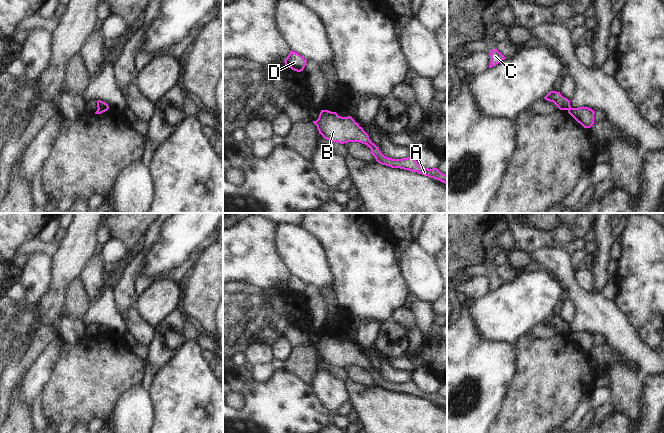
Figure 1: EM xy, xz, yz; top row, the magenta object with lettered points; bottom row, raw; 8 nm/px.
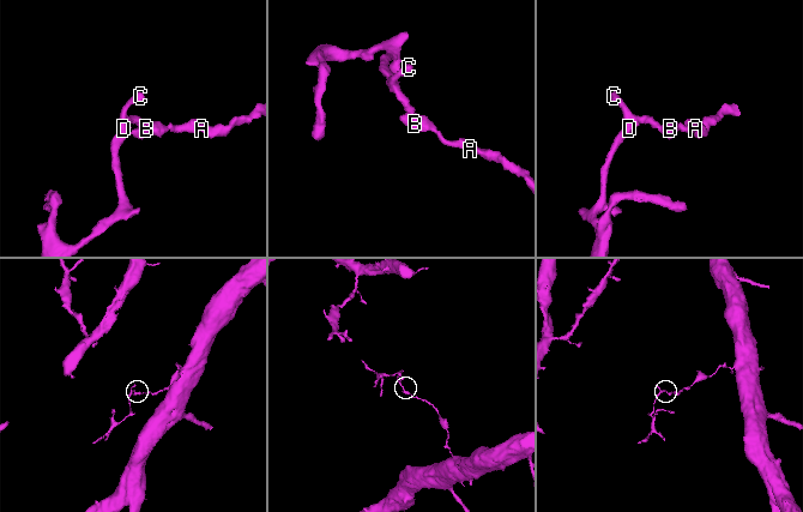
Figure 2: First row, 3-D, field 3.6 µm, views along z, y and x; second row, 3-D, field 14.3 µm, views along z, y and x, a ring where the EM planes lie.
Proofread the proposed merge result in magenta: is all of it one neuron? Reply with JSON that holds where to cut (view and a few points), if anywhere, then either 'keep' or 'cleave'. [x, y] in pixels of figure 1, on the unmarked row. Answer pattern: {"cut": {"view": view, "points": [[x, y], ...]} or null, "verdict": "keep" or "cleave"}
{"cut": {"view": "yz", "points": [[570, 331], [568, 334]]}, "verdict": "cleave"}

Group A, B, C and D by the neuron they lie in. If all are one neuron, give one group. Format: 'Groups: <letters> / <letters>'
Groups: A B / C D

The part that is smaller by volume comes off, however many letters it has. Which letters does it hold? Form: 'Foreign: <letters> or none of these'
Foreign: C, D

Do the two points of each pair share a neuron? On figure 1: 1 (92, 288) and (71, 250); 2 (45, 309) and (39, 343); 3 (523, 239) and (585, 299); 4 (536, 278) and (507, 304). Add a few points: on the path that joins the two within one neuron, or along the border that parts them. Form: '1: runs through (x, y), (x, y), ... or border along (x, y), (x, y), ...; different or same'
1: border along (94, 252), (78, 277); different
2: border along (43, 324), (52, 325); different
3: border along (558, 246), (541, 247), (529, 253); different
4: runs through (529, 285), (514, 300); same

